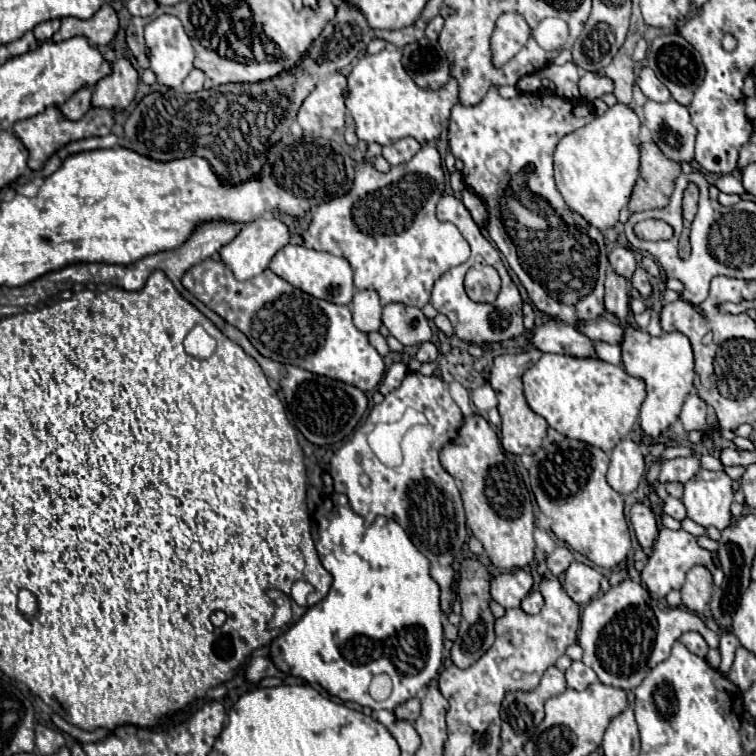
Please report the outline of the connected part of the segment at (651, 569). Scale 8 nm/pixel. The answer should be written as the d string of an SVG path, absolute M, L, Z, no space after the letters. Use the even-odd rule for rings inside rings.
M661 529L659 537L653 545L653 553L645 565L645 569L641 571L641 579L643 585L649 589L651 597L663 599L671 589L681 589L683 581L685 581L685 573L695 567L695 565L705 565L709 569L715 567L713 563L713 555L707 549L701 549L695 541L693 535L689 535L687 531L669 531L669 529Z

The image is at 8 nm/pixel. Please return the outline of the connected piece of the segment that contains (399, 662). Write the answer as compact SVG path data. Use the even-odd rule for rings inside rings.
M331 493L311 517L311 535L323 567L331 573L333 583L323 601L309 607L305 615L291 625L289 631L273 639L271 653L275 653L275 665L287 675L301 677L311 685L323 687L329 695L343 701L355 701L369 709L389 709L415 697L441 667L443 653L443 627L439 607L439 585L431 581L429 561L415 549L405 531L387 517L375 517L371 525L357 515L347 497ZM387 673L393 681L393 691L385 701L373 701L369 695L369 683L375 675Z

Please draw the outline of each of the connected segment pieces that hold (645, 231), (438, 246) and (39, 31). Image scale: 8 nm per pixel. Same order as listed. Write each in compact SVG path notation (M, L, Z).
M643 221L637 229L635 229L635 235L639 239L645 239L645 241L661 241L661 239L669 239L673 235L673 229L663 223L663 221Z
M423 145L411 161L397 165L389 173L379 173L373 165L359 163L351 193L313 209L313 219L307 233L303 235L303 245L347 259L355 273L355 287L375 289L381 305L399 301L405 305L423 307L431 299L431 285L447 269L451 269L453 265L461 265L469 259L469 245L467 241L463 241L459 229L455 229L455 225L451 223L441 223L435 217L441 189L445 189L445 175L439 151L433 145Z
M51 19L51 21L45 21L45 23L39 23L39 25L35 25L35 29L33 29L33 35L35 35L35 39L37 41L49 41L51 39L51 35L55 33L59 29L59 19Z

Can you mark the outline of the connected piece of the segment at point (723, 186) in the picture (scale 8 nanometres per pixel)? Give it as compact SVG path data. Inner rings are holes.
M721 175L717 181L715 181L715 187L721 191L721 193L729 193L729 195L745 195L745 189L741 185L741 181L733 175Z

